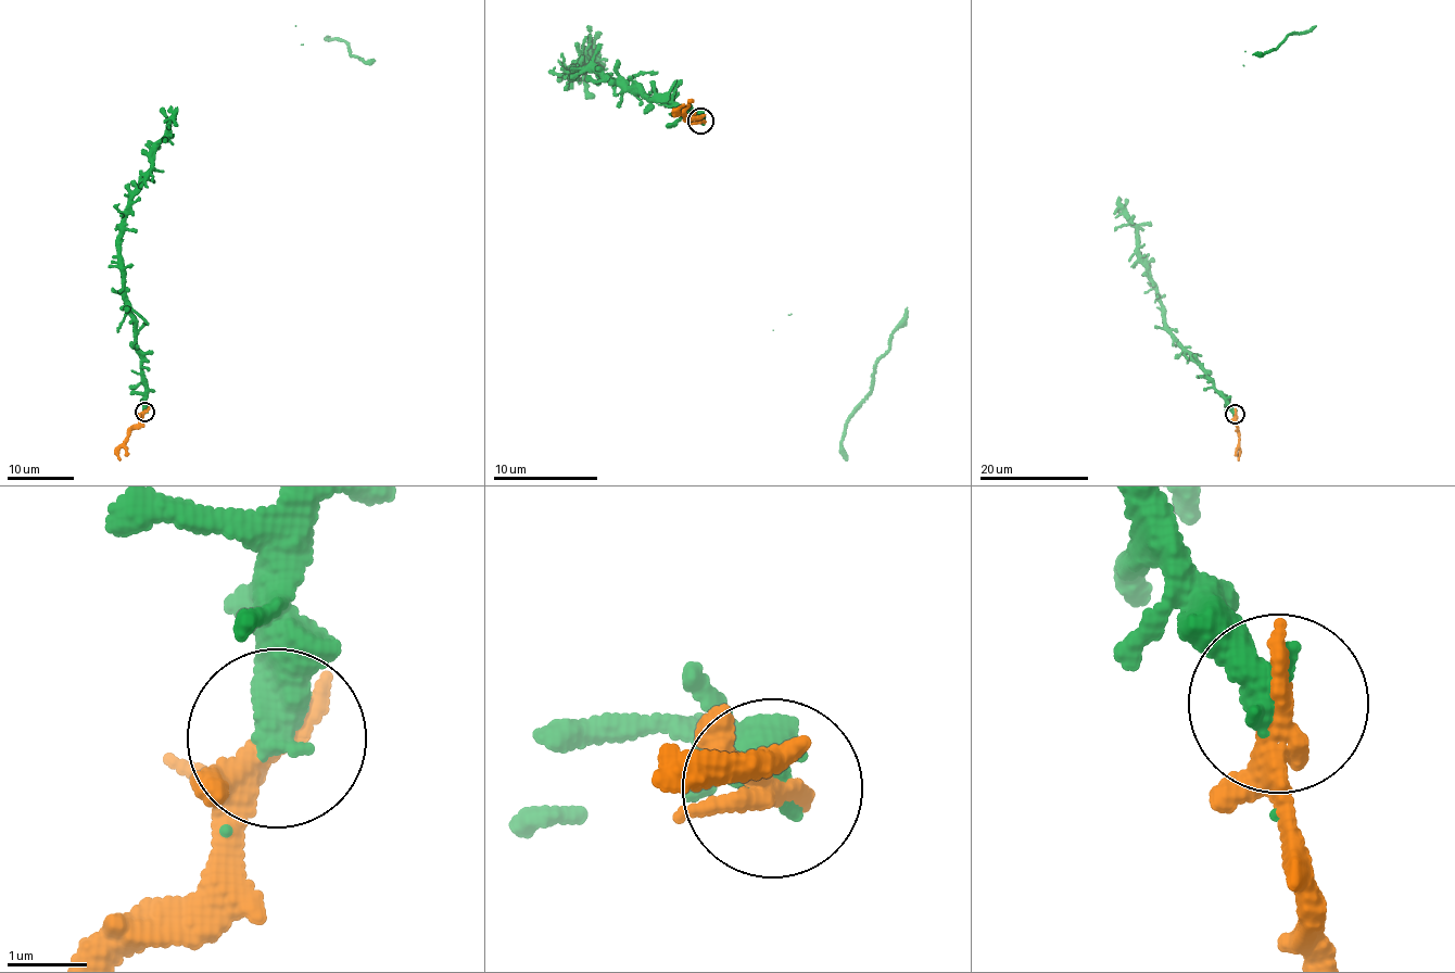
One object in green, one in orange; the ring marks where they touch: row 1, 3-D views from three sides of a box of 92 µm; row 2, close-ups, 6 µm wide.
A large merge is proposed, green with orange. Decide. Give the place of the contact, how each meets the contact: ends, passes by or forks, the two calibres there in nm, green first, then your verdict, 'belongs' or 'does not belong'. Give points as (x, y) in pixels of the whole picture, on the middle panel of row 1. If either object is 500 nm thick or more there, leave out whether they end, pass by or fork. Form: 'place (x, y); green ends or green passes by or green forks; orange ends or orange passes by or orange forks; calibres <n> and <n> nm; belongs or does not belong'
place (700, 121); calibres 500 and 240 nm; belongs

